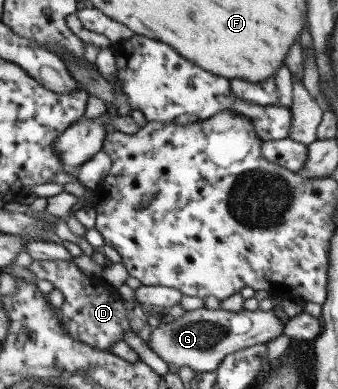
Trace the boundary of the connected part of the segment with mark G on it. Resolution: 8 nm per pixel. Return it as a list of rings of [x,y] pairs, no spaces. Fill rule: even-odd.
[[[203,307],[186,311],[177,319],[165,318],[160,325],[153,327],[149,346],[174,370],[188,366],[196,372],[213,372],[221,367],[226,356],[232,352],[284,336],[283,328],[283,320],[277,317],[273,309],[247,311],[242,308],[232,312]]]

